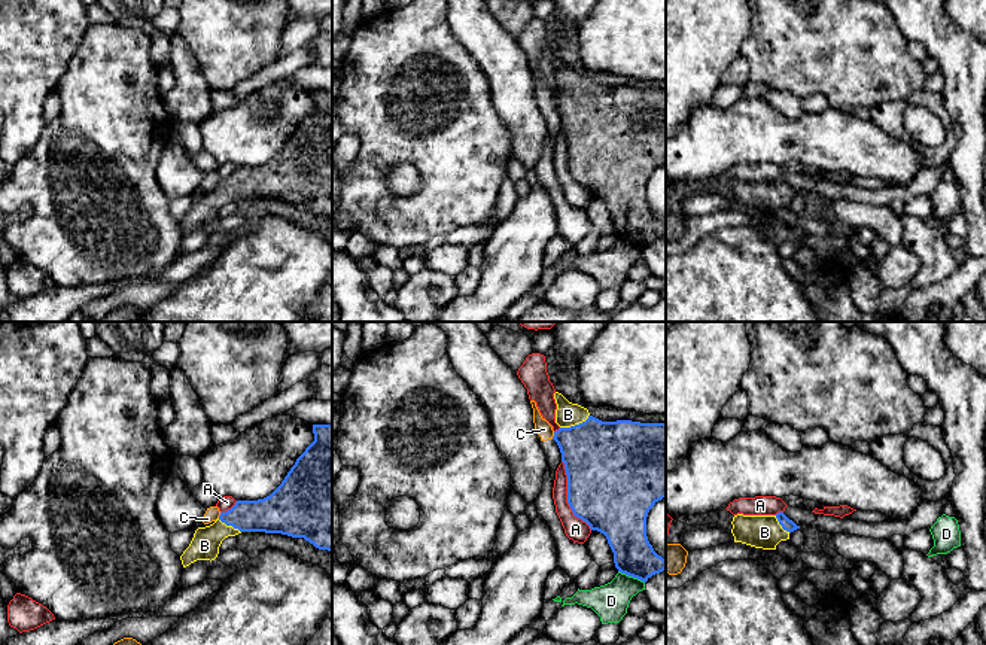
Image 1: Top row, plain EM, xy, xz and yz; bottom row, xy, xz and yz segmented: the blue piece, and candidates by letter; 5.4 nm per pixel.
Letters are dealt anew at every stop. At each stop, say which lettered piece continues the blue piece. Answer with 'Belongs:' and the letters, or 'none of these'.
Belongs: B

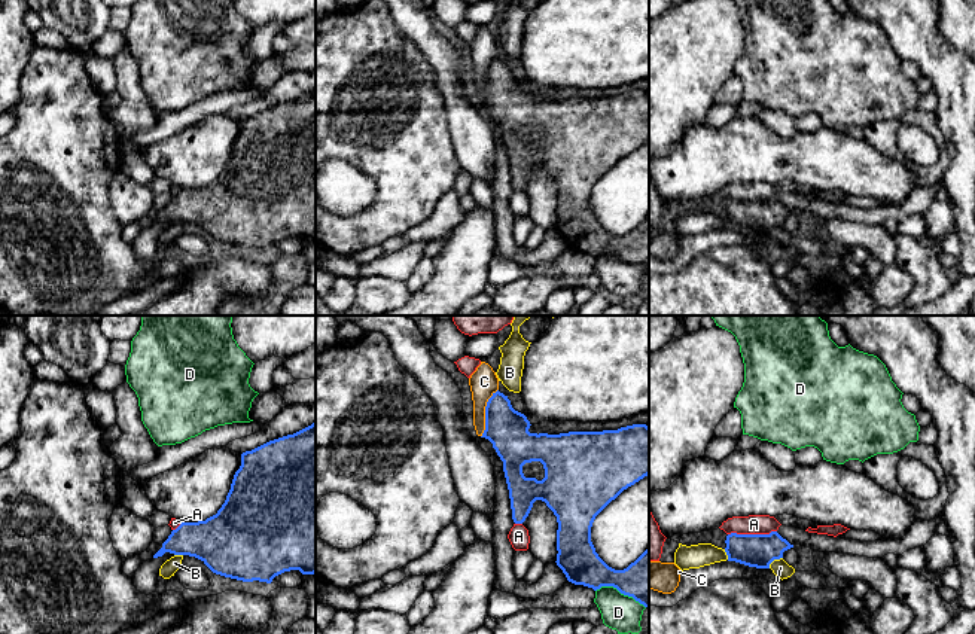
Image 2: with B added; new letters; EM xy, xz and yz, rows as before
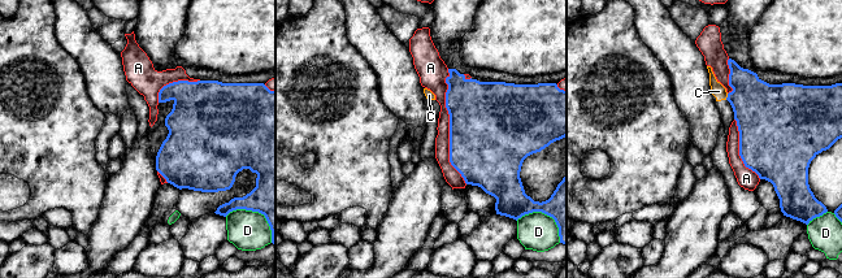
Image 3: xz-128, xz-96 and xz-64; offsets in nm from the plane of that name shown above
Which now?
Belongs: none of these

